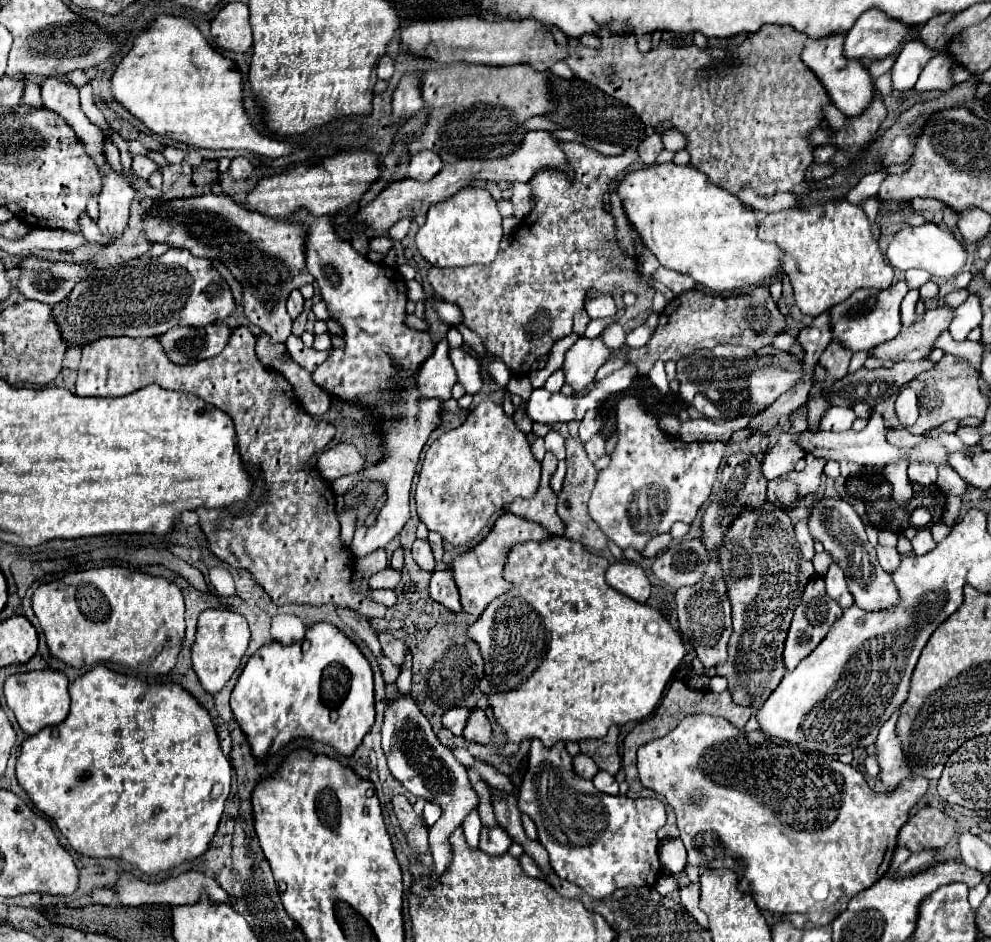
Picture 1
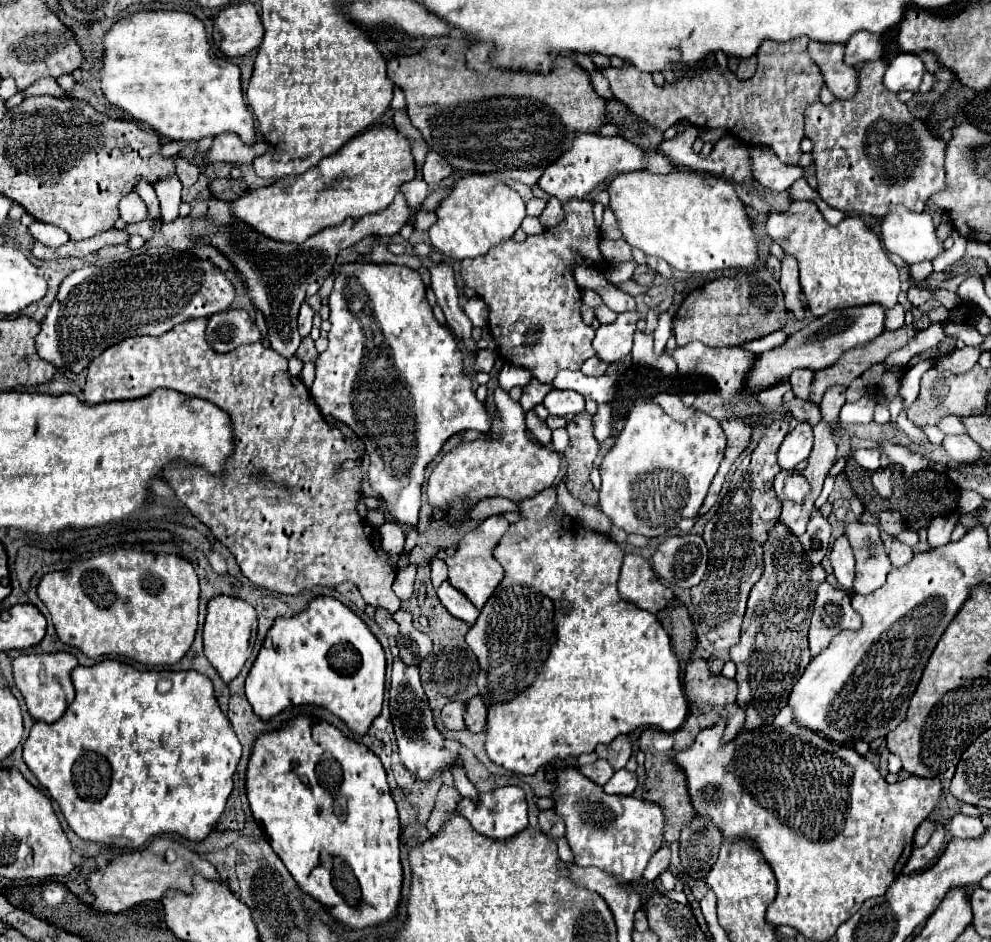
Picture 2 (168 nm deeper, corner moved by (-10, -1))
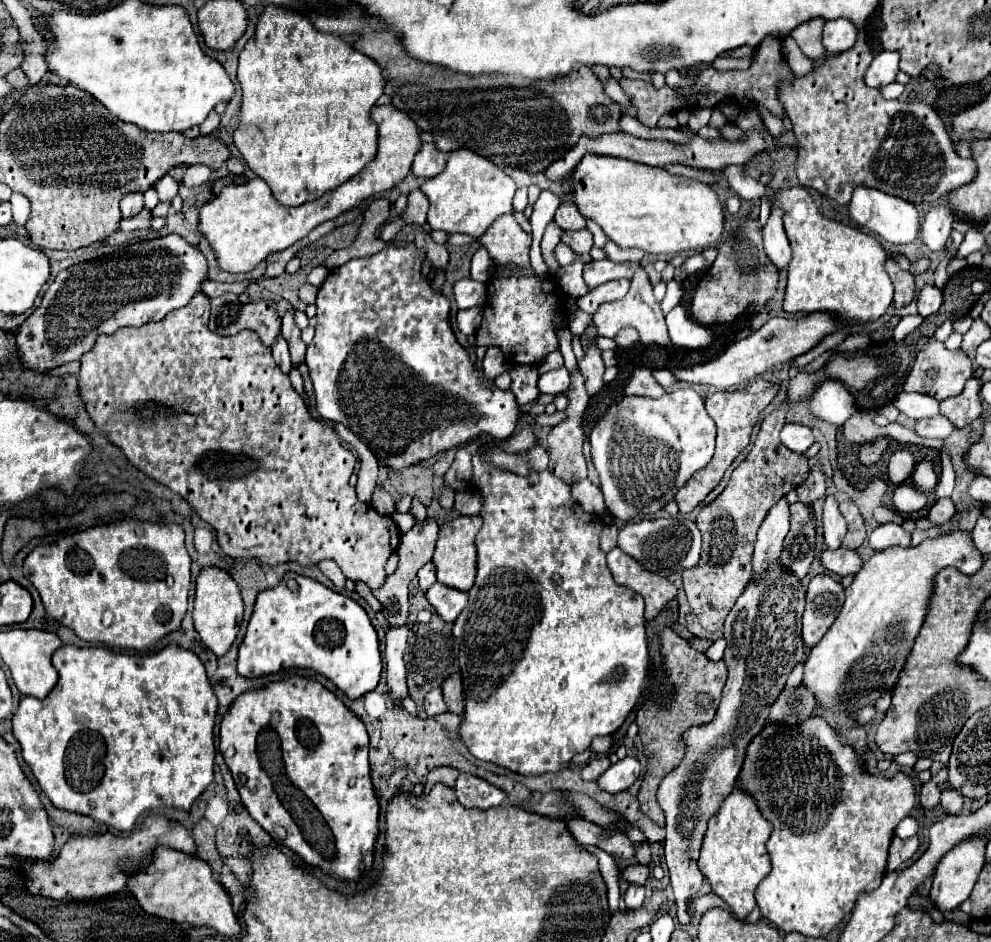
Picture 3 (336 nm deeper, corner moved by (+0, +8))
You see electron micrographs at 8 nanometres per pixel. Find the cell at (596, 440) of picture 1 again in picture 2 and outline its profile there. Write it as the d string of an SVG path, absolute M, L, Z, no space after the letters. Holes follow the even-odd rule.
M601 404L599 412L593 416L593 434L599 444L603 444L611 434L609 434L609 424L611 424L611 406Z

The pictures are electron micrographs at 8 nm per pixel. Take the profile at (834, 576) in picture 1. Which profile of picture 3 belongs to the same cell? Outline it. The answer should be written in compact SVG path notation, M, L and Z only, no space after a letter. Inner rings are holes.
M827 495L825 505L823 505L823 535L825 535L827 549L833 551L841 547L845 533L847 533L847 523L839 511L837 499L833 495Z

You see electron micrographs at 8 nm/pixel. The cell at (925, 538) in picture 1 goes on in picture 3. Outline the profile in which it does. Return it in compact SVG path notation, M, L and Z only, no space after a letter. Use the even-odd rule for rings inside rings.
M941 499L939 503L933 503L931 509L927 511L927 519L933 525L943 525L955 515L955 505L951 499Z

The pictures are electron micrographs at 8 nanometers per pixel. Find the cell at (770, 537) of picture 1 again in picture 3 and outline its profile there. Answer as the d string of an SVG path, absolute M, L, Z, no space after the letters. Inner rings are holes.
M775 563L775 573L769 571L761 585L747 585L745 593L737 599L725 619L727 649L723 661L729 673L719 709L711 723L685 731L687 753L681 765L659 785L657 801L665 811L667 829L667 837L663 841L665 859L677 905L677 919L681 925L691 923L687 905L703 885L703 873L697 867L697 859L707 831L707 821L731 793L737 773L745 761L745 745L749 745L749 741L753 741L753 737L763 729L771 703L777 699L789 673L803 655L803 605L803 585L795 575L783 571L779 563Z

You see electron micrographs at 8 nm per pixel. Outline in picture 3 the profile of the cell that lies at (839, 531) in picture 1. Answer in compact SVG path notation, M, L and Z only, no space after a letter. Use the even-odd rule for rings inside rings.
M839 547L835 551L823 551L821 553L821 565L829 571L829 573L835 573L835 575L855 575L859 573L863 561L861 557L857 555L857 551L853 549L845 549L845 547Z

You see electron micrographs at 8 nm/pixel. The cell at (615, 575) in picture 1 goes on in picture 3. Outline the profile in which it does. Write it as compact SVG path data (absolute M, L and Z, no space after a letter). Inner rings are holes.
M619 547L607 553L607 565L613 573L613 579L619 585L625 585L645 599L645 619L651 621L657 613L677 595L677 587L661 575L655 575L641 567L633 557L623 553Z

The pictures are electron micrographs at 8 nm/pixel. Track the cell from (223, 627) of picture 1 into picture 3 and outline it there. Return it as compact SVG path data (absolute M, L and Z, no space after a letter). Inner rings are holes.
M207 565L201 569L195 585L195 609L193 609L193 621L195 629L201 635L203 643L217 655L225 655L231 647L231 643L237 637L237 619L243 615L243 601L237 583L233 577L213 565Z

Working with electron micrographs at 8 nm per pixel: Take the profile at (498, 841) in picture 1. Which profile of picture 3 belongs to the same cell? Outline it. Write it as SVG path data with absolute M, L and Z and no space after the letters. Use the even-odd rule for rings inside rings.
M459 773L457 783L455 783L455 793L457 793L459 803L469 809L497 807L507 797L501 789L497 789L495 785L487 783L485 779L479 779L471 773Z

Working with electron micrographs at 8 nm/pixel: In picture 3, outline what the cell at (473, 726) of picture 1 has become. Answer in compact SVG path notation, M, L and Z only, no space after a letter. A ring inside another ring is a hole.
M453 673L449 679L445 679L441 691L443 691L443 699L445 699L445 703L447 703L447 709L449 709L451 713L461 715L461 713L465 711L465 707L463 707L461 675L459 675L459 673Z

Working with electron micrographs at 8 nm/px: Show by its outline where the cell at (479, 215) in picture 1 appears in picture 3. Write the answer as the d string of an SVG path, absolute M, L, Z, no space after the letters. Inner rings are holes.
M461 149L461 153L449 153L445 171L433 179L427 179L421 185L421 191L431 203L427 221L433 229L467 233L479 239L497 217L513 211L511 203L517 187L503 169L491 161L485 161L485 157L477 157L477 153L469 153L469 149Z

